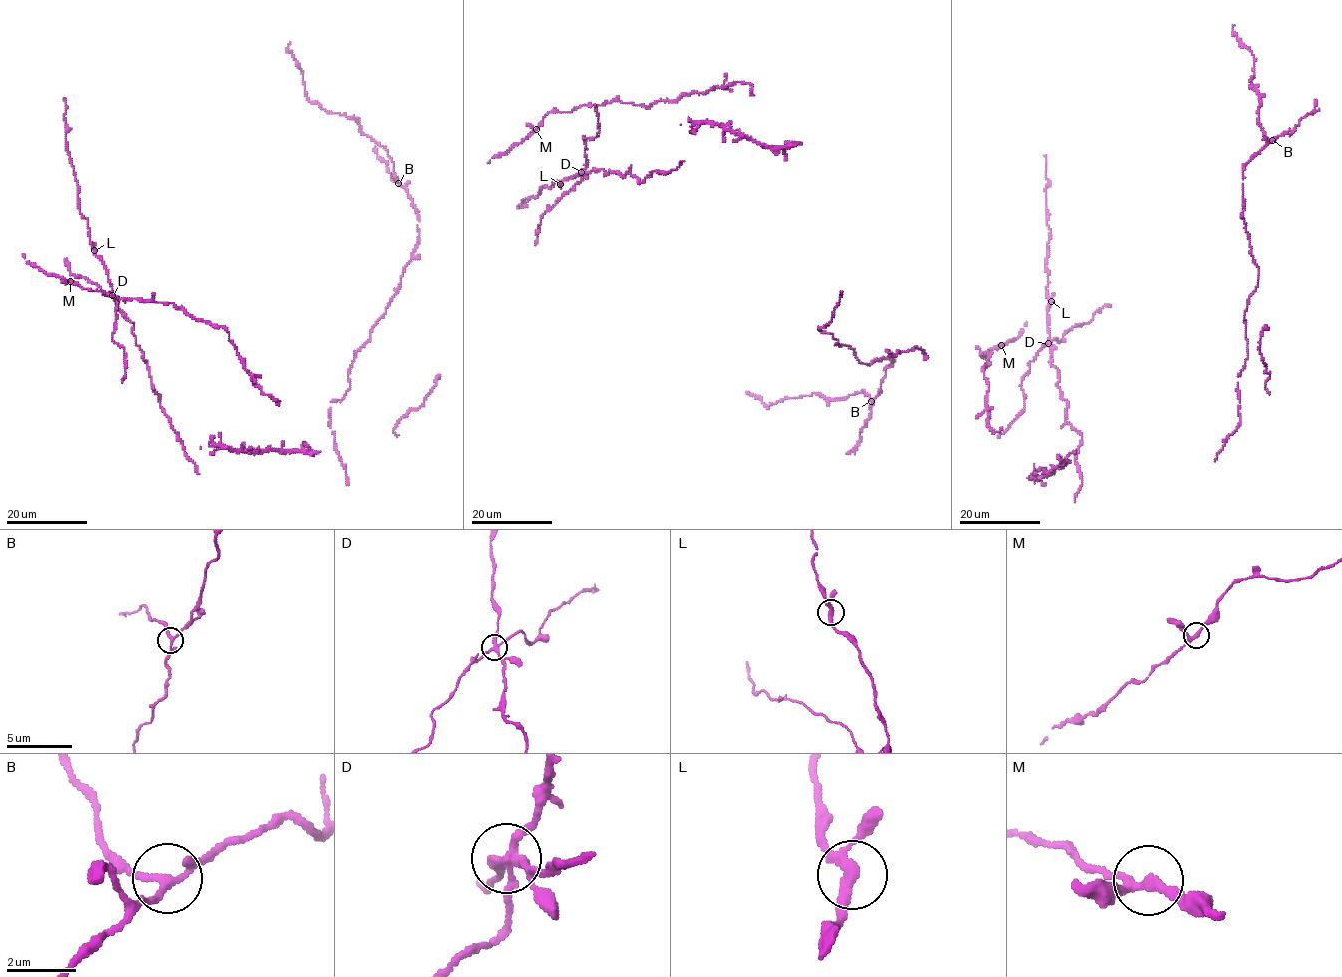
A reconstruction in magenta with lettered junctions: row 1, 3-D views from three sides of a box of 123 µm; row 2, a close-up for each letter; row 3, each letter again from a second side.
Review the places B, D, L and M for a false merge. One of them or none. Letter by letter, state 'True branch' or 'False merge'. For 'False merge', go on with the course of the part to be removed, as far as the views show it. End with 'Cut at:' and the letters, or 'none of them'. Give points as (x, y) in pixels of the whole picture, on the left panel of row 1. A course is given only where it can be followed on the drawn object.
B: True branch
D: False merge. Course of the part to remove: (112, 295), (117, 301), (112, 339), (123, 349), (125, 358), (126, 375), (121, 382)
L: True branch
M: True branch
Cut at: D

